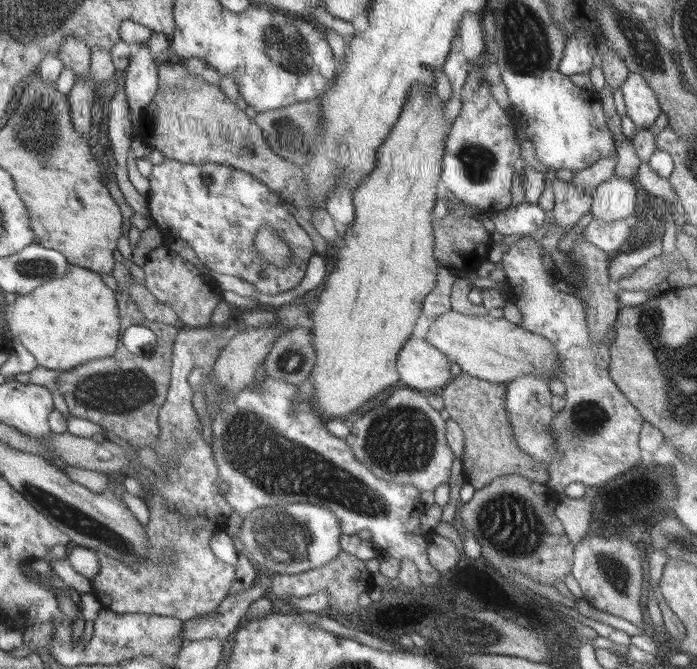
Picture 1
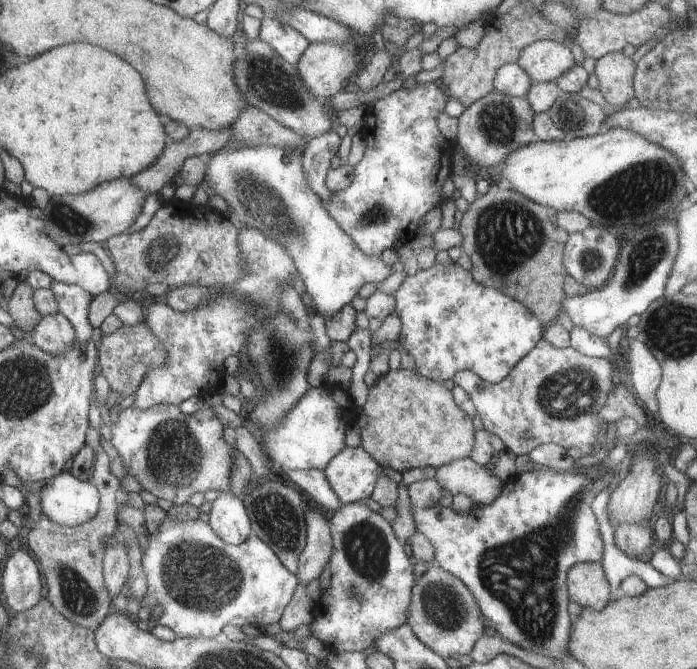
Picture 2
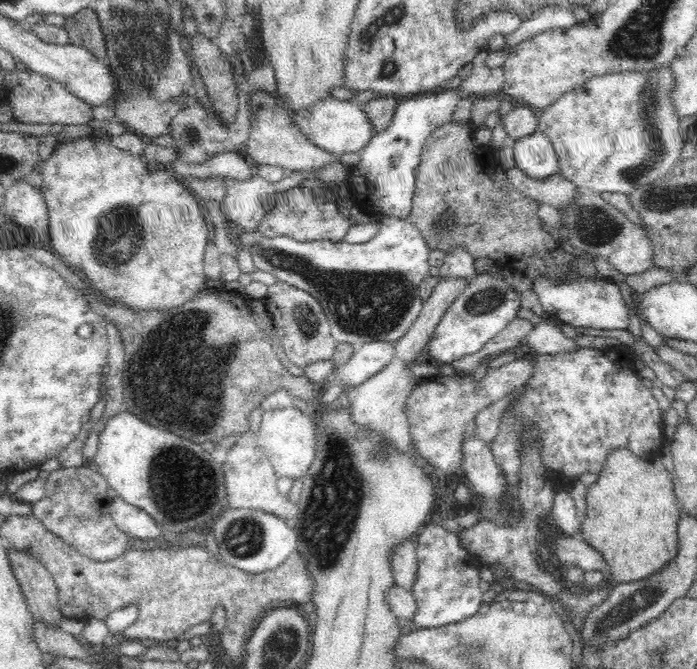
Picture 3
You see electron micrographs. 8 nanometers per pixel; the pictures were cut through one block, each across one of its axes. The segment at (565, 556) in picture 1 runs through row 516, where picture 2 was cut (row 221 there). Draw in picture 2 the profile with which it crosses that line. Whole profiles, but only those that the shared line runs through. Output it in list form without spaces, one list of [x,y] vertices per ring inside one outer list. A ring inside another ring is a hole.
[[[489,182],[489,190],[469,204],[459,222],[463,244],[459,248],[471,258],[471,278],[485,288],[495,288],[521,302],[543,326],[553,324],[567,298],[563,284],[567,270],[563,264],[569,232],[557,226],[557,210],[533,204],[525,196],[499,182]]]

